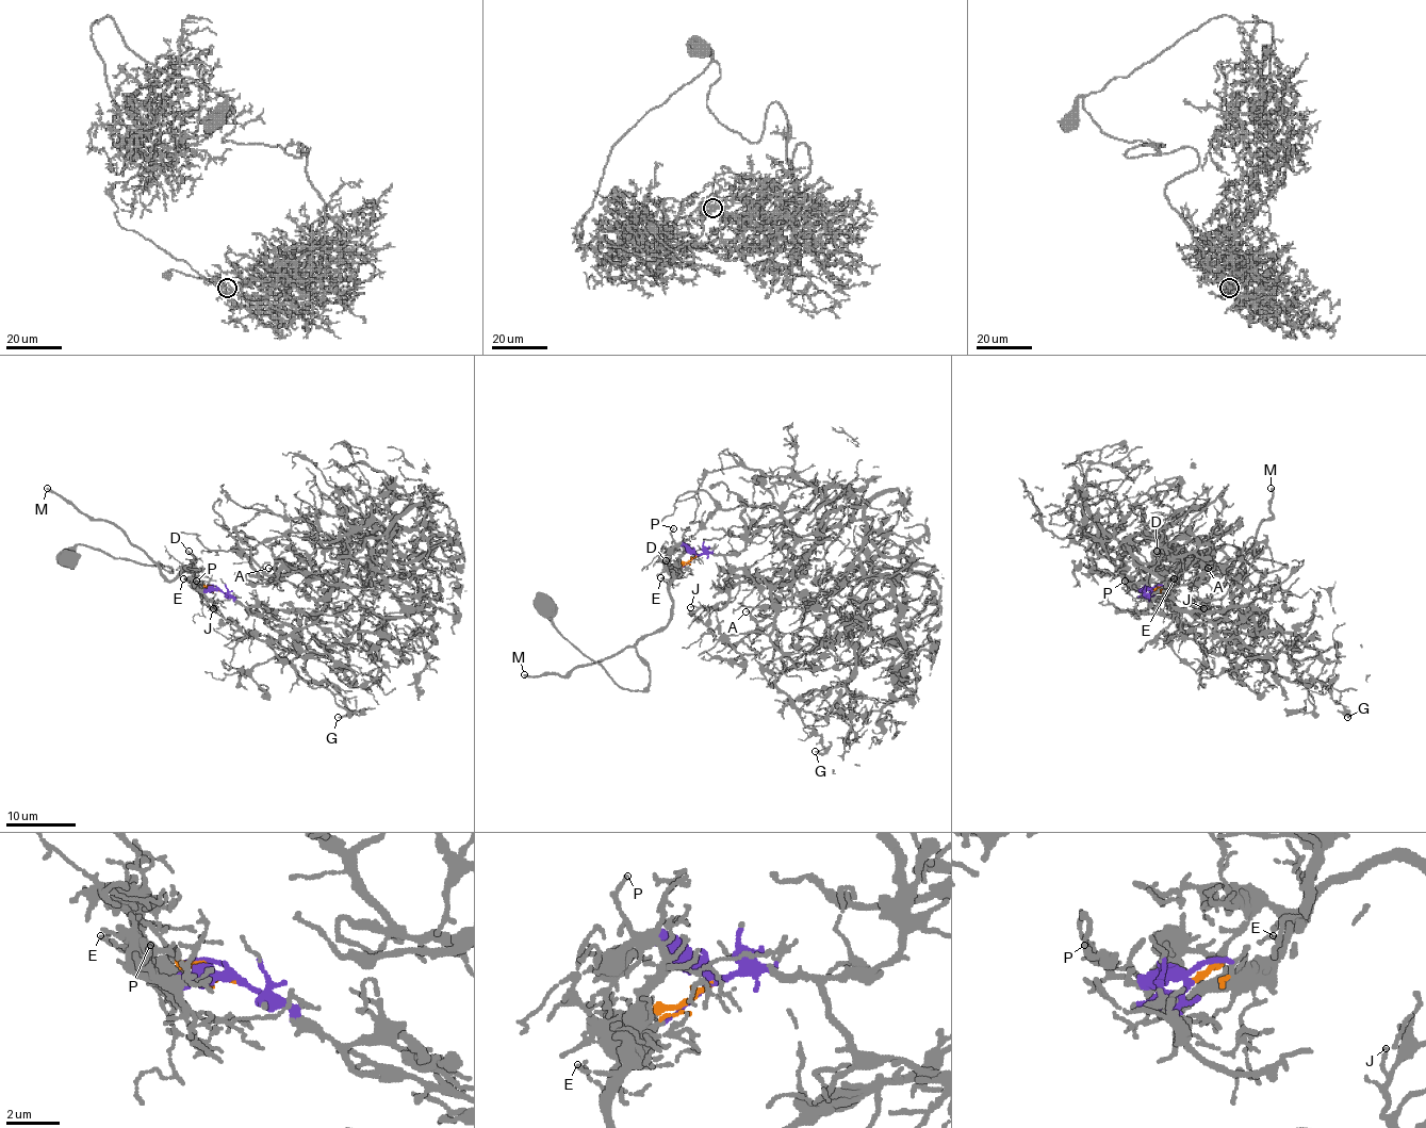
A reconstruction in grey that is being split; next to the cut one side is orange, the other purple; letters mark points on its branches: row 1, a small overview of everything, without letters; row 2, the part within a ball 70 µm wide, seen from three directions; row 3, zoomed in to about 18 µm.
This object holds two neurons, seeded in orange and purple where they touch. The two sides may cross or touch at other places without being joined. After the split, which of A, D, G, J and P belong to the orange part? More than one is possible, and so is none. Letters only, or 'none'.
D

